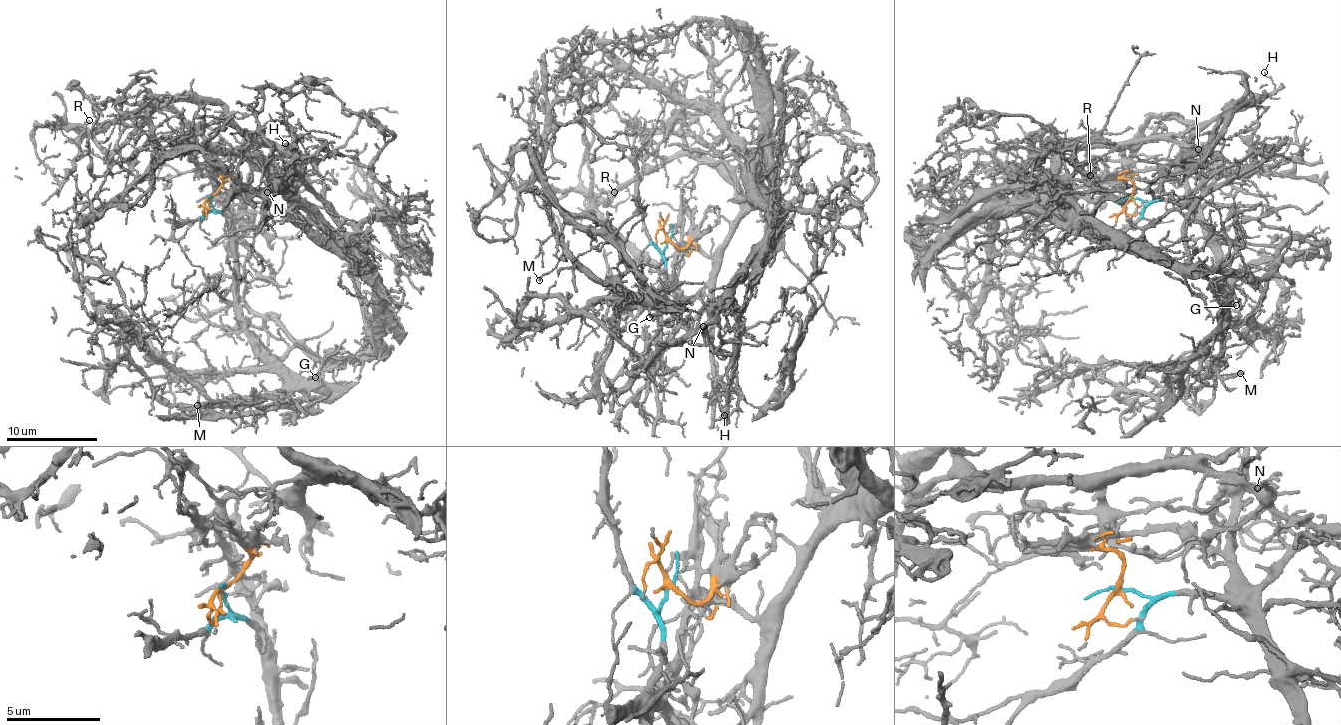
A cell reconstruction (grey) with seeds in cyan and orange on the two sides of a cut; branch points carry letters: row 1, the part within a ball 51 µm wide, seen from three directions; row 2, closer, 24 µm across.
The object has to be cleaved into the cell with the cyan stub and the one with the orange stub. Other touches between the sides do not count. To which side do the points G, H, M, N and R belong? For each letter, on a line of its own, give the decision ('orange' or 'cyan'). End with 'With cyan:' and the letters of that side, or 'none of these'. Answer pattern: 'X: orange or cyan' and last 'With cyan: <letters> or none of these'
G: cyan
H: orange
M: cyan
N: orange
R: cyan
With cyan: G, M, R

